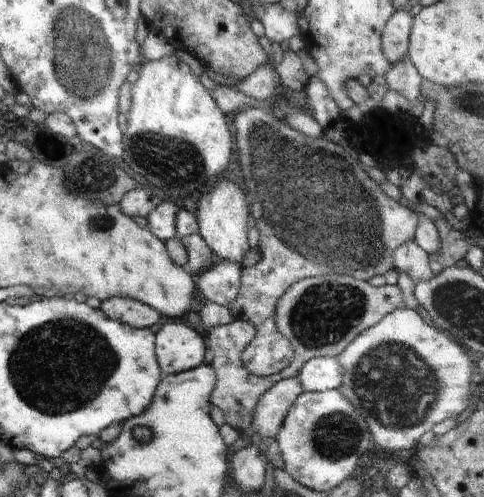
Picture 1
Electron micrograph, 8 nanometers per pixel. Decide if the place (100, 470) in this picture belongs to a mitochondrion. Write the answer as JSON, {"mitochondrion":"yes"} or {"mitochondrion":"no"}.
{"mitochondrion":"no"}

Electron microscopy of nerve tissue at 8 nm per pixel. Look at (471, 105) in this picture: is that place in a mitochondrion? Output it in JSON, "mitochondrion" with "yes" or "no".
{"mitochondrion":"yes"}

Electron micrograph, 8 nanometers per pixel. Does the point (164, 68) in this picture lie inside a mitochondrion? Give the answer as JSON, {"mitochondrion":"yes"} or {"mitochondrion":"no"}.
{"mitochondrion":"no"}

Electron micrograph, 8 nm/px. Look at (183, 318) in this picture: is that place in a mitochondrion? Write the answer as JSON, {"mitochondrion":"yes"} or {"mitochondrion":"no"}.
{"mitochondrion":"no"}

